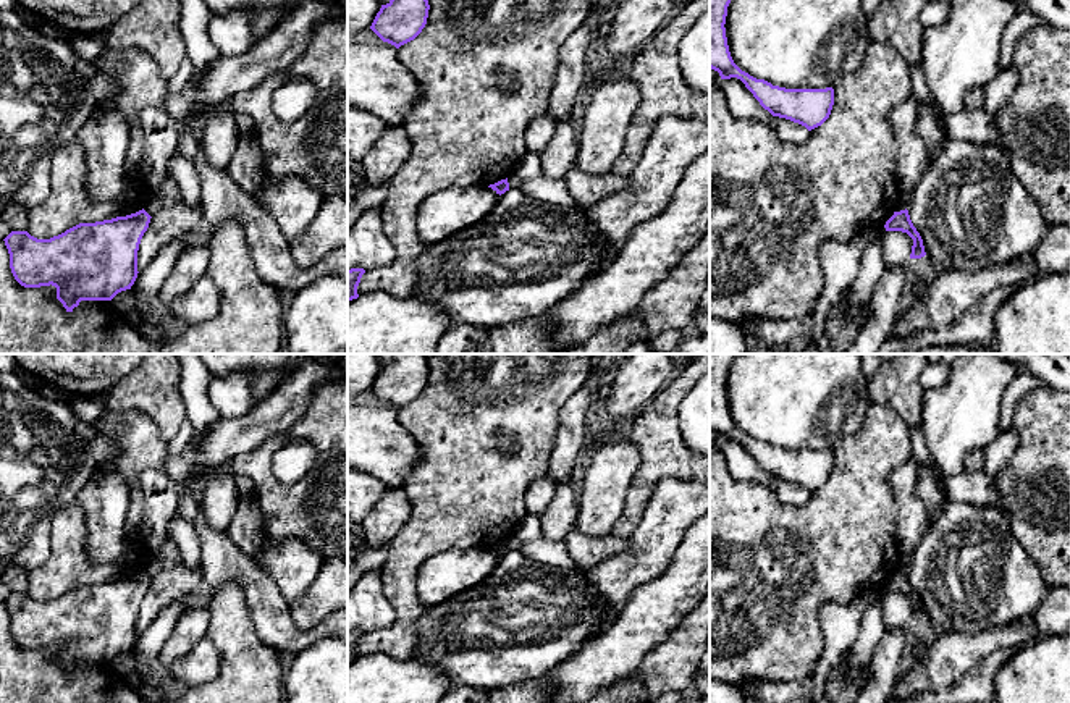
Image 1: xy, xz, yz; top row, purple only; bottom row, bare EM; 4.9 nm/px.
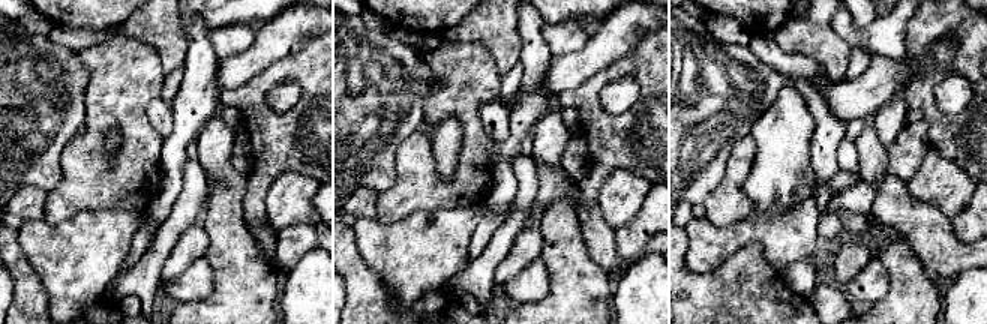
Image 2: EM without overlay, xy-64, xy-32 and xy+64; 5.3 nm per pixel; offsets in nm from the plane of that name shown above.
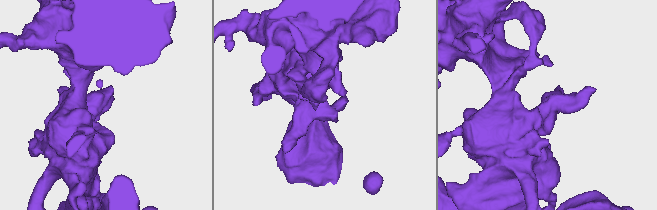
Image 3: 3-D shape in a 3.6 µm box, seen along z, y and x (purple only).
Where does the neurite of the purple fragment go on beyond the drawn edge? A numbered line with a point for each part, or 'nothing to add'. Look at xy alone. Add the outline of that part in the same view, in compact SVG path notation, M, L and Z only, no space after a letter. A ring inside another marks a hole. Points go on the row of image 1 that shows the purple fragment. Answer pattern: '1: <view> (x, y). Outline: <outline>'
1: xy (152, 207). Outline: M152 194L150 200L144 207L144 210L152 217L160 210L160 194Z

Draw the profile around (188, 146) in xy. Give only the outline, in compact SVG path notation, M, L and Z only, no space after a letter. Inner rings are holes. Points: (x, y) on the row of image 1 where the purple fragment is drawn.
M178 136L178 152L183 154L187 160L194 160L200 149L199 136Z

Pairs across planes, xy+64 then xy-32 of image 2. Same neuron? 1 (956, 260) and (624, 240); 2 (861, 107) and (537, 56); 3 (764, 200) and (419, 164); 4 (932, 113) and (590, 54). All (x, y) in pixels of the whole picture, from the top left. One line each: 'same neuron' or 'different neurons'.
1: different neurons
2: different neurons
3: different neurons
4: different neurons

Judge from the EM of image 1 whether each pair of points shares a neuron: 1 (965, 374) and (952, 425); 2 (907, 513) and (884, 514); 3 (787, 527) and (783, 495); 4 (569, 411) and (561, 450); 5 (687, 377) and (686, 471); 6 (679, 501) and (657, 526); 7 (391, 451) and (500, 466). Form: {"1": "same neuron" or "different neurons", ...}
{"1": "same neuron", "2": "different neurons", "3": "different neurons", "4": "same neuron", "5": "same neuron", "6": "same neuron", "7": "different neurons"}

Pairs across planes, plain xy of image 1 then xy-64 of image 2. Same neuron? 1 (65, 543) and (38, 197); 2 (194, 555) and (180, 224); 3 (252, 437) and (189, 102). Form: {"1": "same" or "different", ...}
{"1": "different", "2": "same", "3": "different"}

